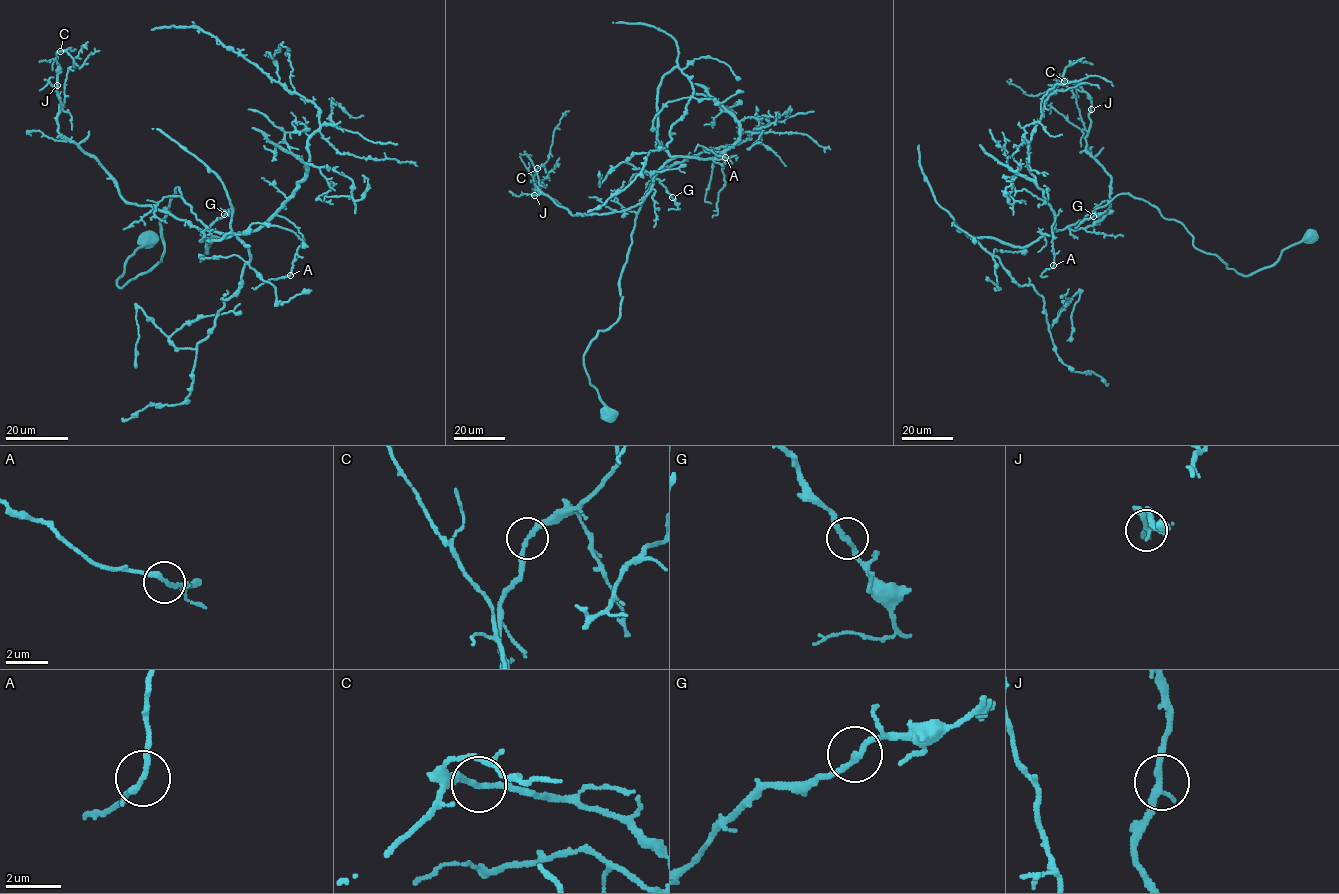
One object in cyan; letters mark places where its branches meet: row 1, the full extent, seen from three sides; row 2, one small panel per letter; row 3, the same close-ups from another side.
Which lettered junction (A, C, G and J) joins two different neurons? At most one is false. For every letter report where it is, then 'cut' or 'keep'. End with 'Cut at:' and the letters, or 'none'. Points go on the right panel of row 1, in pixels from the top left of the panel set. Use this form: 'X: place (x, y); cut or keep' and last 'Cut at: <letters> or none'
A: place (1053, 265); keep
C: place (1064, 81); keep
G: place (1093, 216); keep
J: place (1091, 109); keep
Cut at: none

